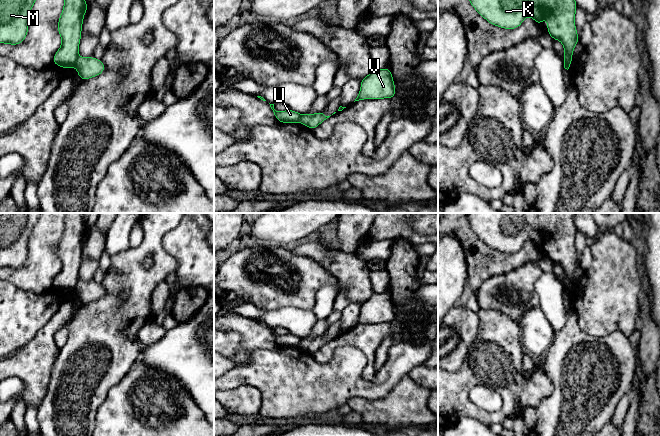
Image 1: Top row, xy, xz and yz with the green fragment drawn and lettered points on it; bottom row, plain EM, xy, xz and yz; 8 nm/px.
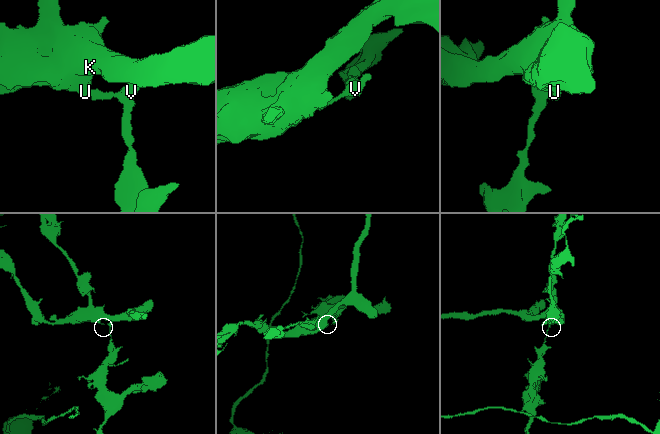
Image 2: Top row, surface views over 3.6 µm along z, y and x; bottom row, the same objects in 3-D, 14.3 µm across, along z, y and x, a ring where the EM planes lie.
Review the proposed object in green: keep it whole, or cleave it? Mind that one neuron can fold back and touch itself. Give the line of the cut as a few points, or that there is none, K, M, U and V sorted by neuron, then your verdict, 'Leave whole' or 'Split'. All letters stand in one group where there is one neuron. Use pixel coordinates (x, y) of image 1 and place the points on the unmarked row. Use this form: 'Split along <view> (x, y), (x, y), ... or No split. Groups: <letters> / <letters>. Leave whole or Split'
Split along xy (78, 280), (74, 289). Groups: K M U / V. Split

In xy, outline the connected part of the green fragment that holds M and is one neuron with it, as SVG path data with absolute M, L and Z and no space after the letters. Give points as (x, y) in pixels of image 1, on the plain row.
M0 213L0 267L17 269L28 257L28 241L40 213Z

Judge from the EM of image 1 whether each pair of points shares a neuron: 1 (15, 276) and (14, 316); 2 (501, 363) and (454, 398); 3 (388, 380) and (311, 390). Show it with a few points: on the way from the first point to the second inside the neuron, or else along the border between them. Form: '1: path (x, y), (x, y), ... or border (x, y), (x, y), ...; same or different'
1: border (10, 281), (37, 294); different
2: path (489, 363), (464, 386); same
3: path (369, 387), (330, 387); same

